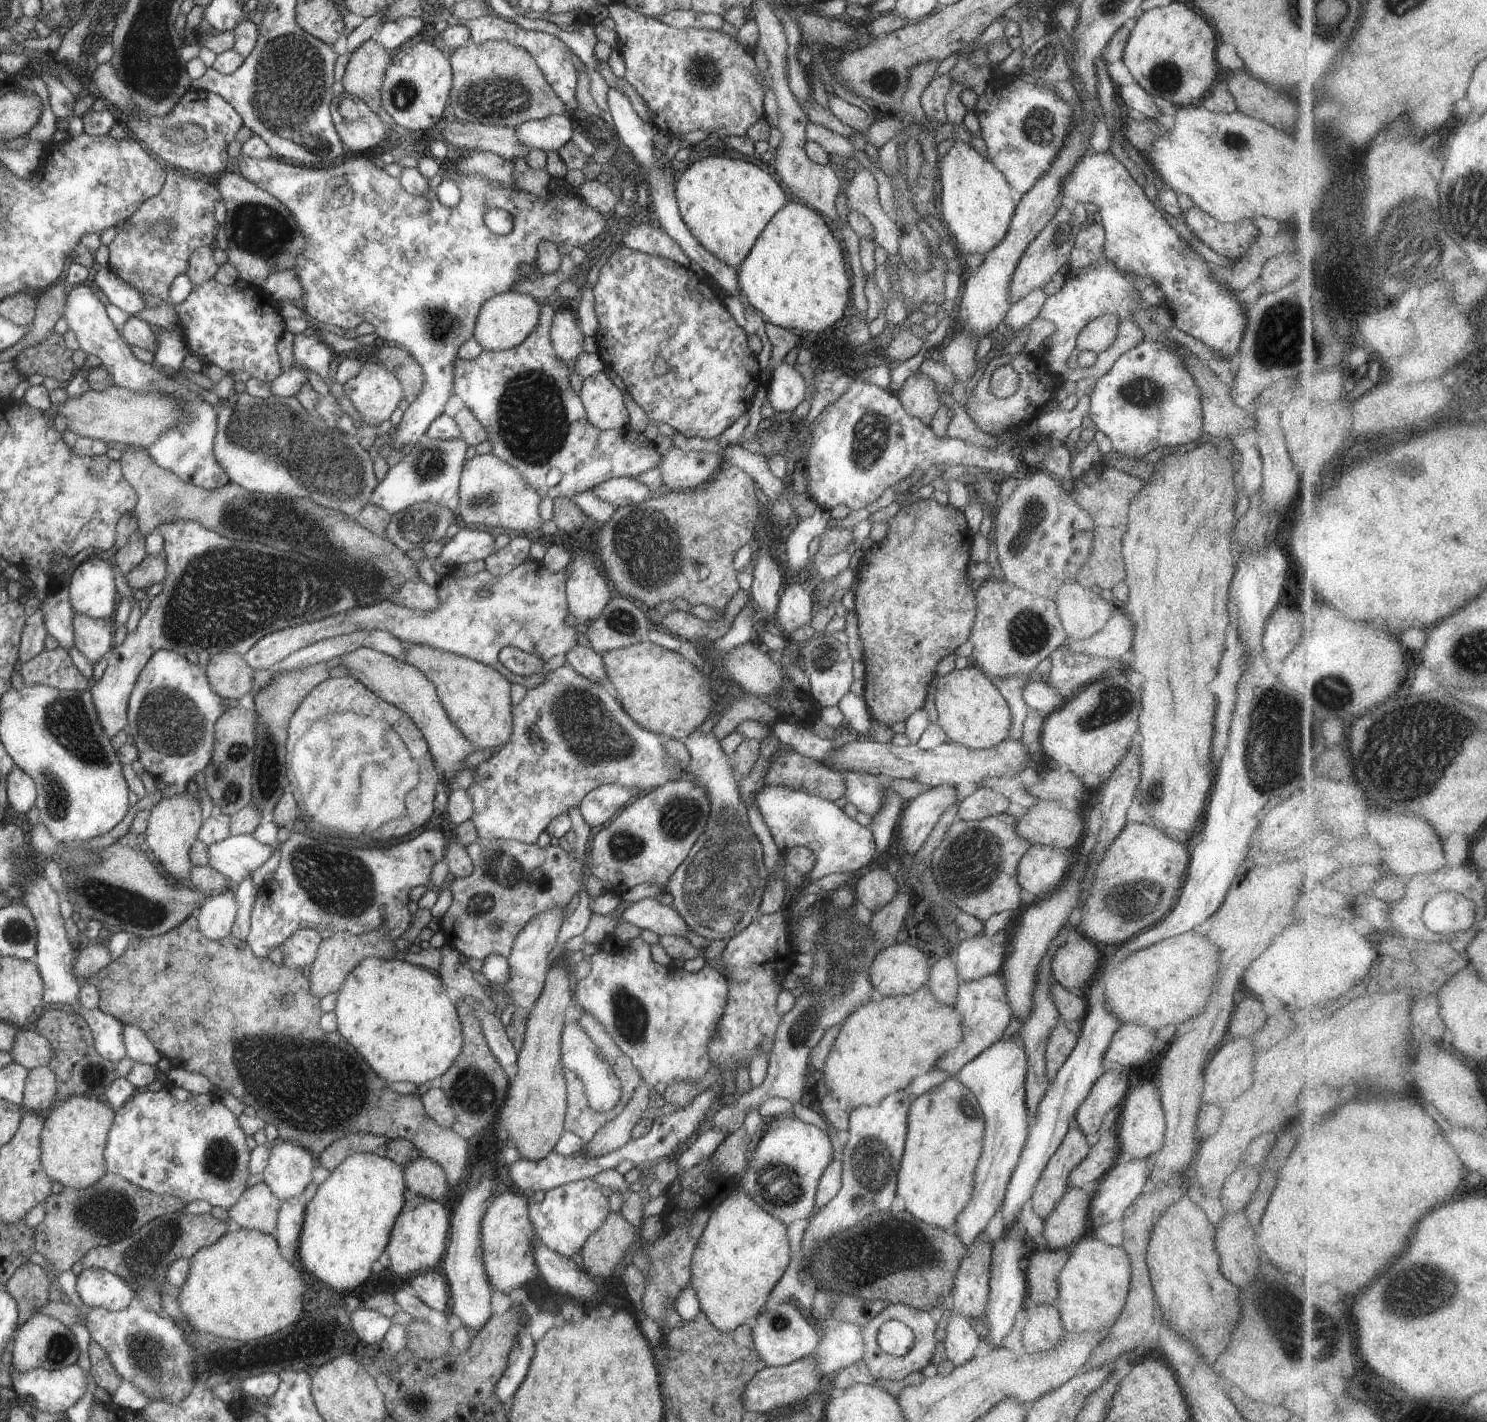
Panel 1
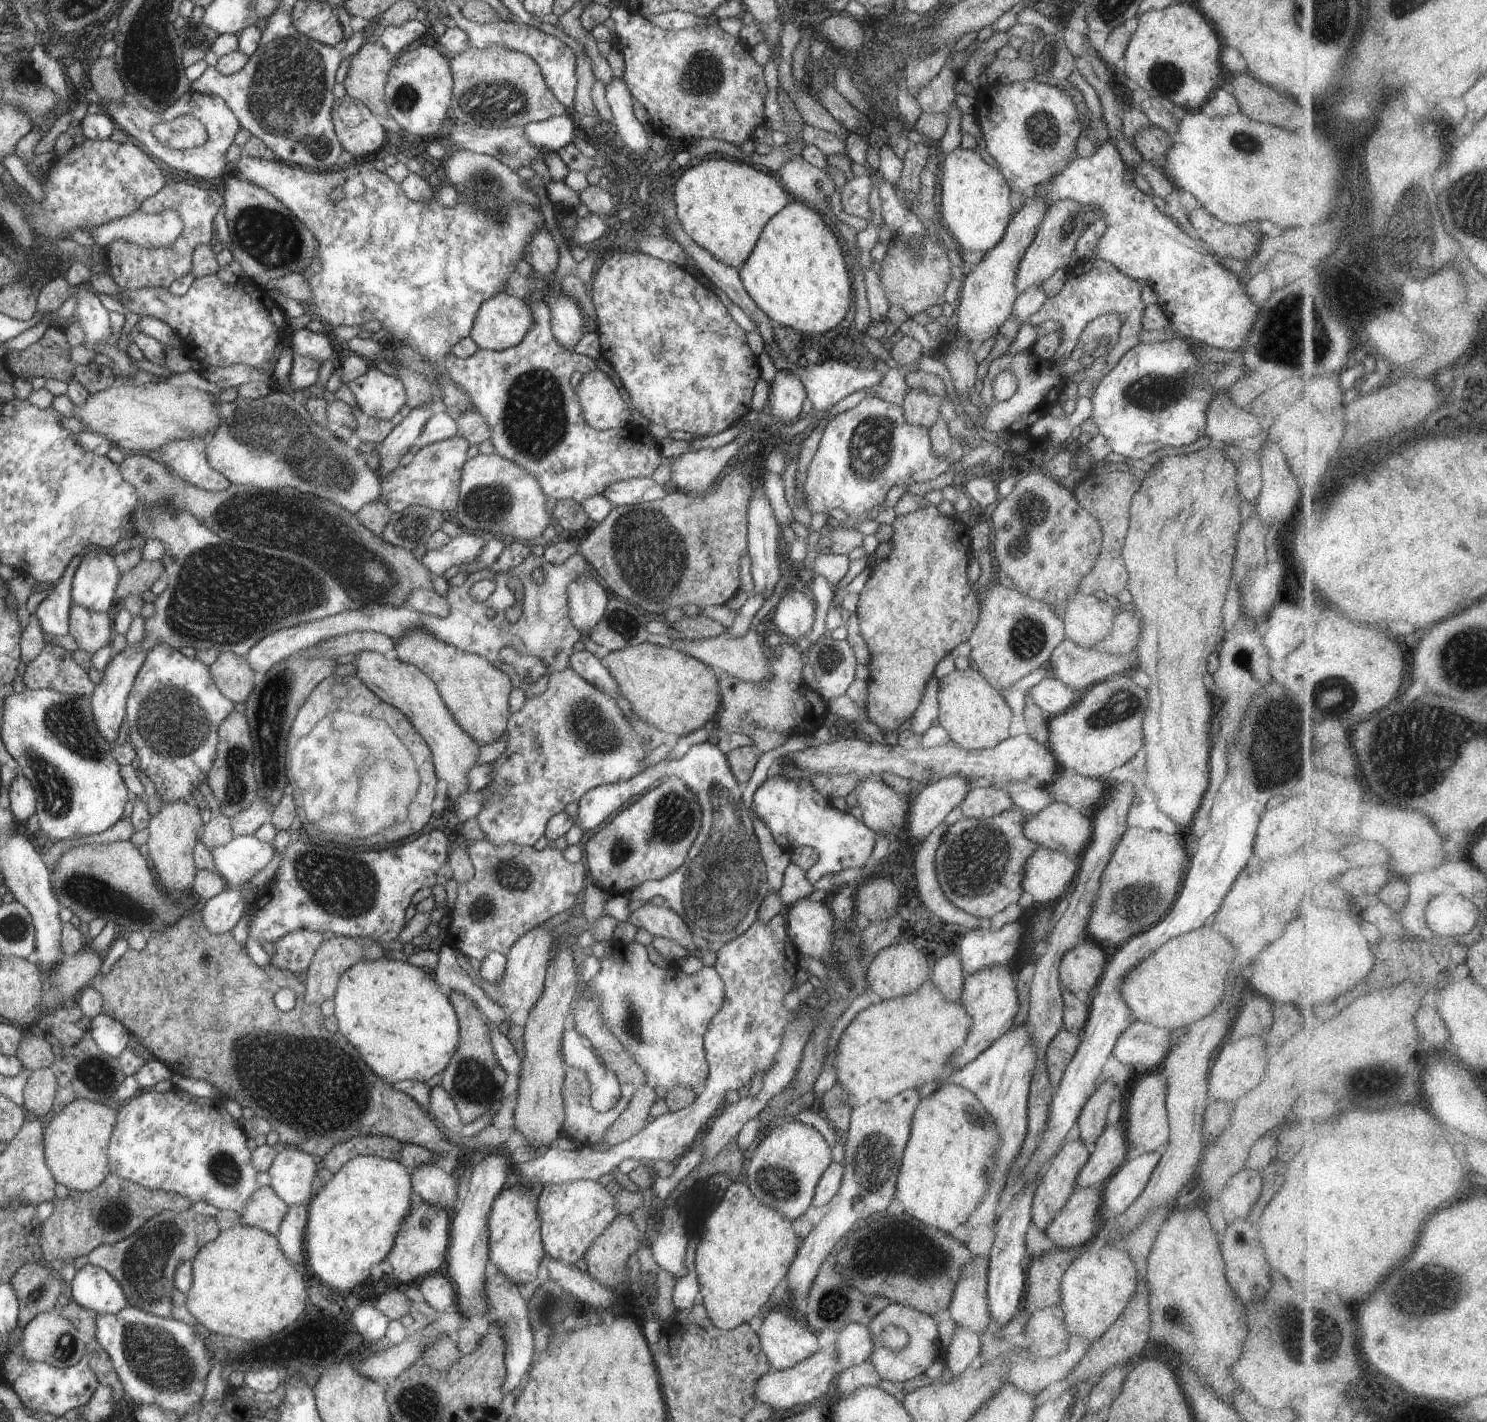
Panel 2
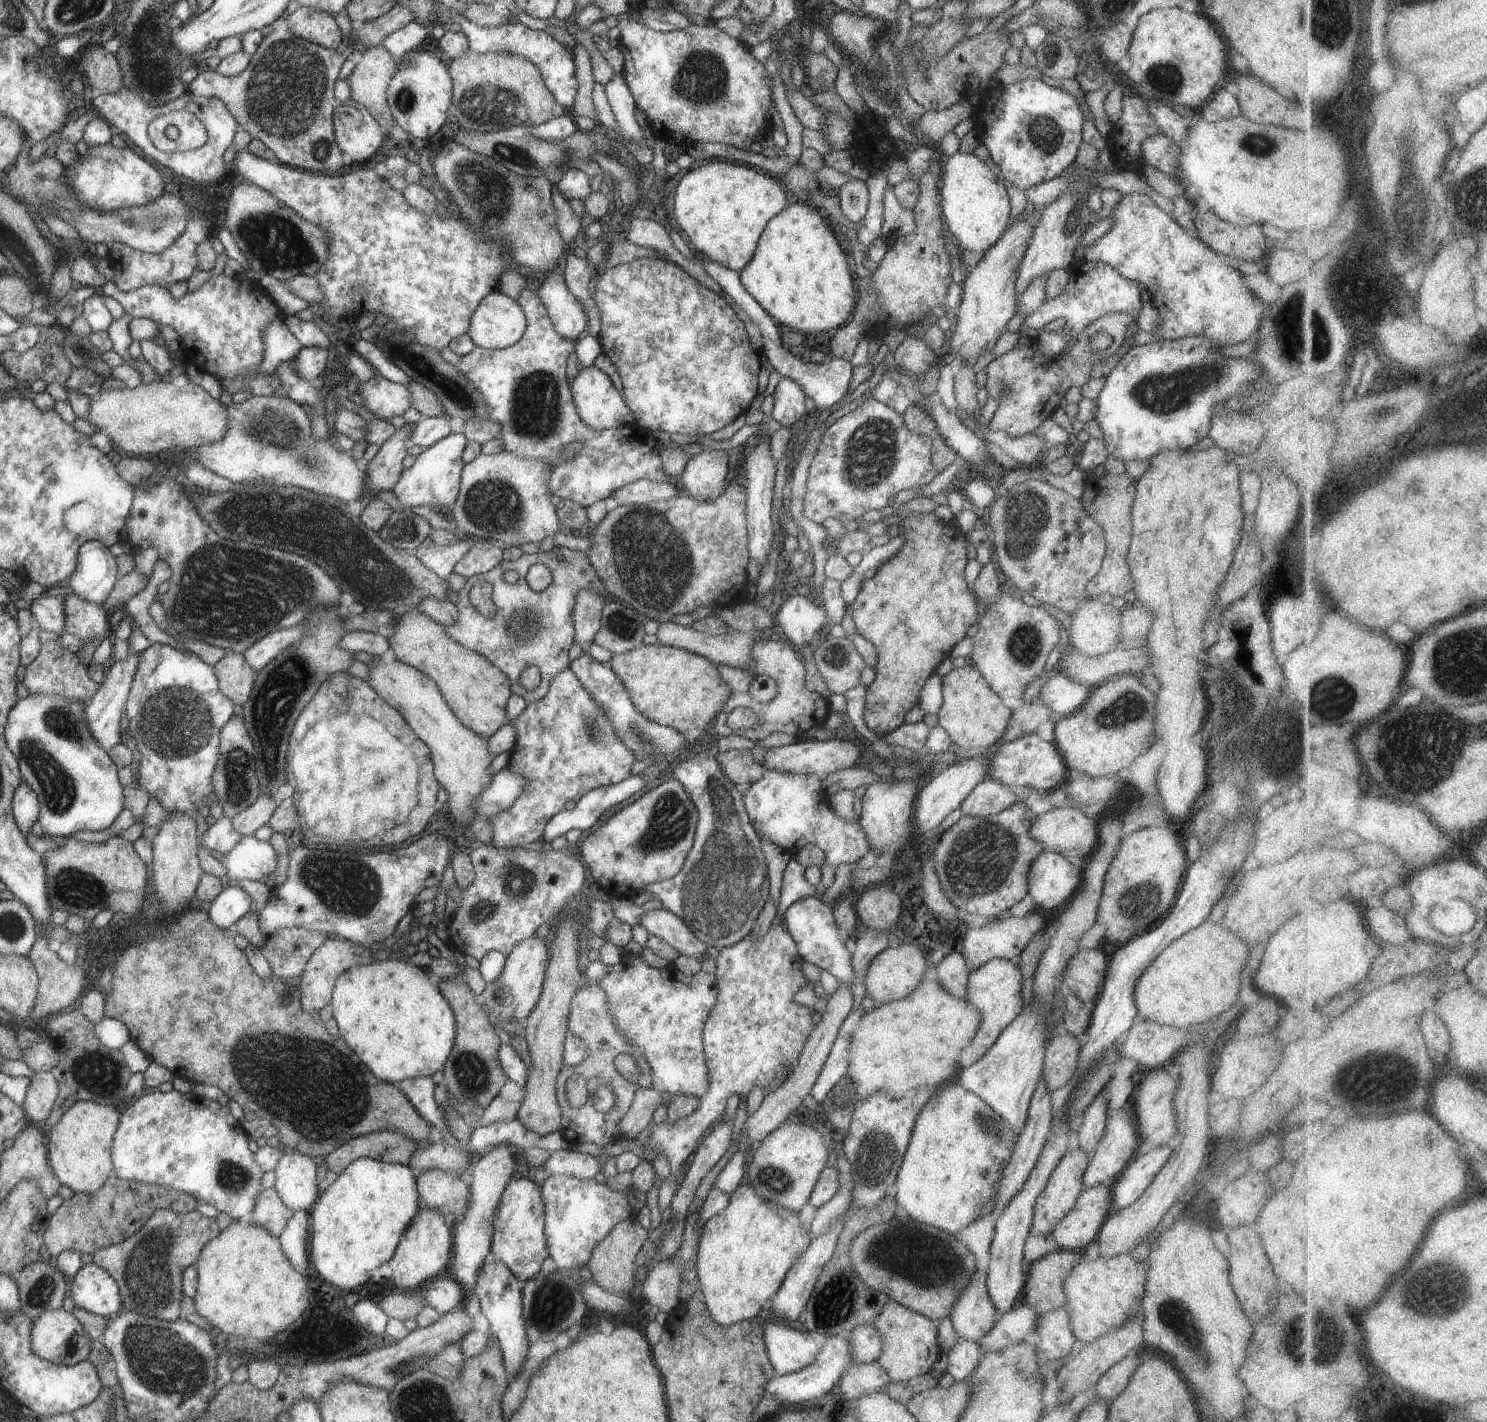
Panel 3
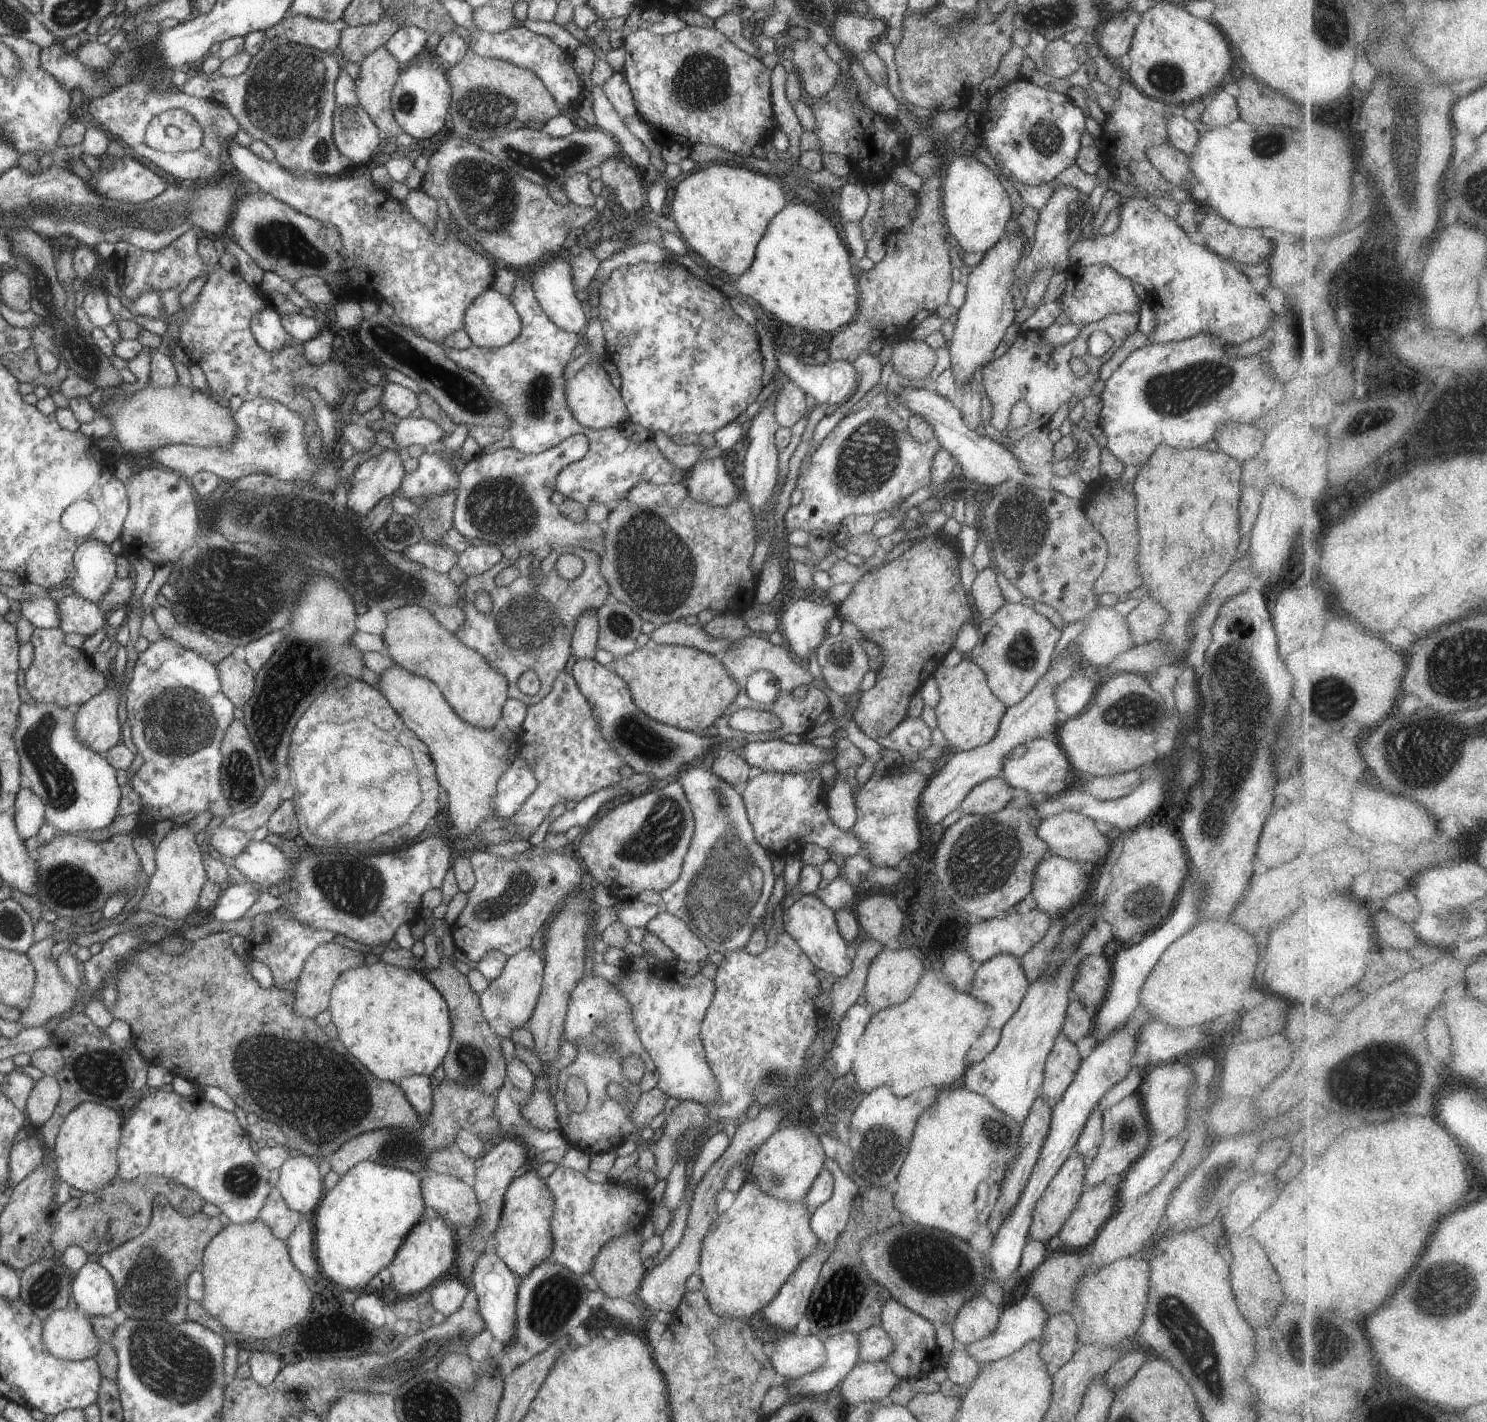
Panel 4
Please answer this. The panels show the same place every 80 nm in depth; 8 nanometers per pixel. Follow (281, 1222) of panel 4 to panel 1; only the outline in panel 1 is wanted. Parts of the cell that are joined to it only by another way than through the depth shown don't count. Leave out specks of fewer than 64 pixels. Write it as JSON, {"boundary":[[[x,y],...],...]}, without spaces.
{"boundary":[[[266,1183],[248,1188],[239,1201],[228,1209],[231,1225],[254,1229],[266,1234],[275,1232],[283,1202]]]}

